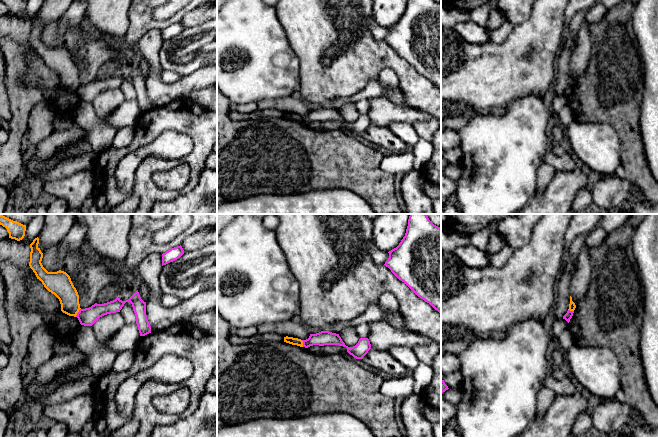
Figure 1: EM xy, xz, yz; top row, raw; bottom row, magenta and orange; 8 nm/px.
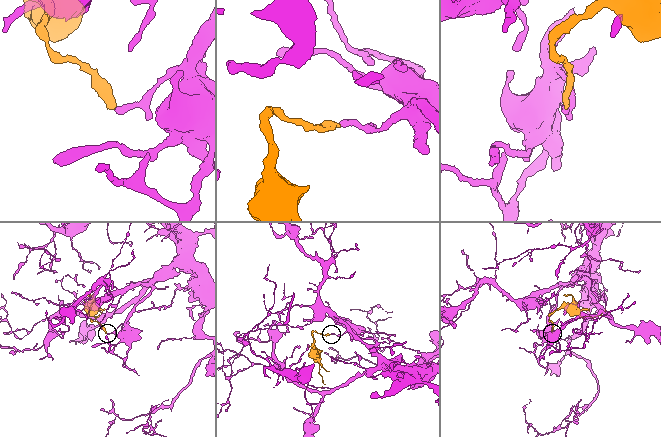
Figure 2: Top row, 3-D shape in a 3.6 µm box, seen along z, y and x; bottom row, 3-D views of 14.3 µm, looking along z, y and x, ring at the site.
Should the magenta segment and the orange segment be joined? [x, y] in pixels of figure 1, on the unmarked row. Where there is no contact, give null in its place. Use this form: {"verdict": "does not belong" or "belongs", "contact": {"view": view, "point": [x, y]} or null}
{"verdict": "does not belong", "contact": {"view": "xy", "point": [78, 88]}}

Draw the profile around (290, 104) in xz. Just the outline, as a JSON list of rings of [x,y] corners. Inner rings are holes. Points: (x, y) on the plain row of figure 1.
[[[293,96],[279,99],[264,99],[258,102],[258,109],[277,109],[284,113],[288,112],[301,116],[306,116],[310,112],[303,100],[297,99]]]

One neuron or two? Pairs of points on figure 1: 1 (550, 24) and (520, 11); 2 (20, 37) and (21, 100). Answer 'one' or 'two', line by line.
1: two
2: two

